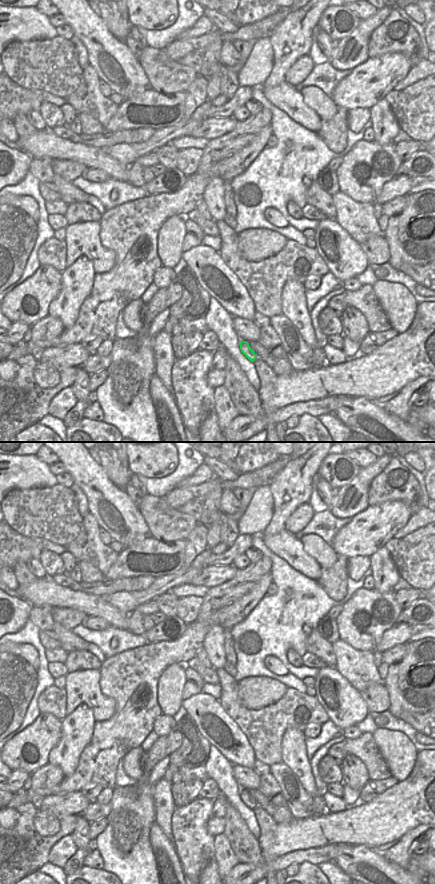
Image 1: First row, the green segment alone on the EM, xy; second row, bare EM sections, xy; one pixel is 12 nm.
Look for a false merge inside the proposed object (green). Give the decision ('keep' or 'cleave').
keep

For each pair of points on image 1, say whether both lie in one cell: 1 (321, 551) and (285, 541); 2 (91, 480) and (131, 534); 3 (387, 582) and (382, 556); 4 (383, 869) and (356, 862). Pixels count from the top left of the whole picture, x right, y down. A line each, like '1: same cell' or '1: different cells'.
1: different cells
2: same cell
3: same cell
4: same cell

